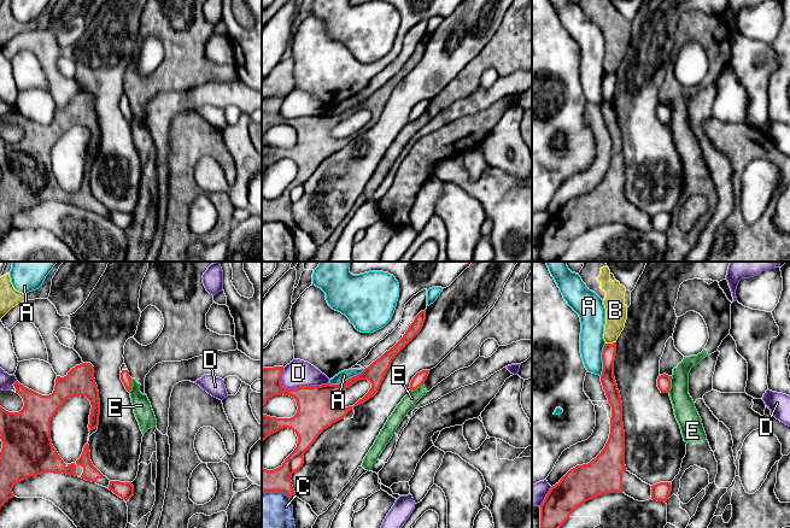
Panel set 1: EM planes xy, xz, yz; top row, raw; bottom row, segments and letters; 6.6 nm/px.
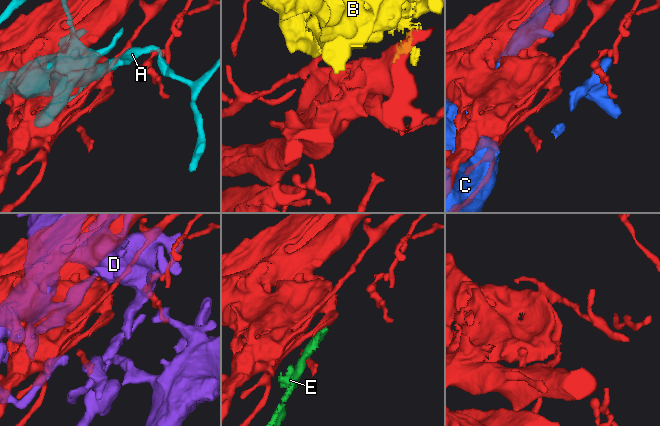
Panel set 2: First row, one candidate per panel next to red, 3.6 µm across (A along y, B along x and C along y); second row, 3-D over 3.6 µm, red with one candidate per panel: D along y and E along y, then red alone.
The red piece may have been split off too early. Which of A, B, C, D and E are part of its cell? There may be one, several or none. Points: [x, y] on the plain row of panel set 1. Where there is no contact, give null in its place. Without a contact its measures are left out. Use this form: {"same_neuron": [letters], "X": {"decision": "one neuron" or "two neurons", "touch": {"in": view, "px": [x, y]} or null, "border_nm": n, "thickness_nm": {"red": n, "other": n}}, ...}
{"same_neuron": [], "A": {"decision": "two neurons", "touch": {"in": "xz", "px": [346, 110]}, "border_nm": 260, "thickness_nm": {"red": 200, "other": 70}}, "B": {"decision": "two neurons", "touch": {"in": "yz", "px": [610, 74]}, "border_nm": 70, "thickness_nm": {"red": 100, "other": 140}}, "C": {"decision": "two neurons", "touch": {"in": "xz", "px": [276, 221]}, "border_nm": 200, "thickness_nm": {"red": 160, "other": 420}}, "D": {"decision": "two neurons", "touch": {"in": "xz", "px": [302, 117]}, "border_nm": 340, "thickness_nm": {"red": 240, "other": 180}}, "E": {"decision": "two neurons", "touch": {"in": "yz", "px": [669, 115]}, "border_nm": 120, "thickness_nm": {"red": 100, "other": 150}}}

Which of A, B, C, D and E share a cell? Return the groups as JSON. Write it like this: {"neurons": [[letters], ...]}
{"neurons": [["A"], ["B", "E"], ["C"], ["D"]]}

